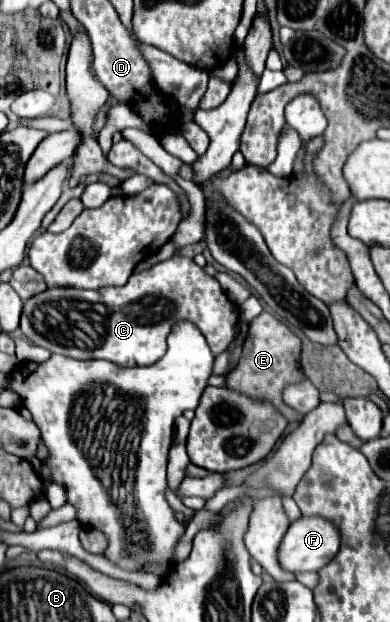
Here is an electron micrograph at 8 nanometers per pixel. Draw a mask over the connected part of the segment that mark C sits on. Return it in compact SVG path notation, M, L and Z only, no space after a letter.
M177 255L153 265L149 271L133 273L127 285L123 287L107 287L99 291L79 291L71 287L47 289L25 301L21 315L21 331L35 345L45 347L51 353L59 353L73 359L107 359L123 367L139 367L153 365L165 355L167 349L165 341L179 321L191 321L193 325L197 325L203 337L207 339L211 351L219 355L231 343L237 319L239 309L237 305L233 305L233 301L229 301L225 291L221 303L221 285L211 275L207 275L199 265L195 265L193 259Z

